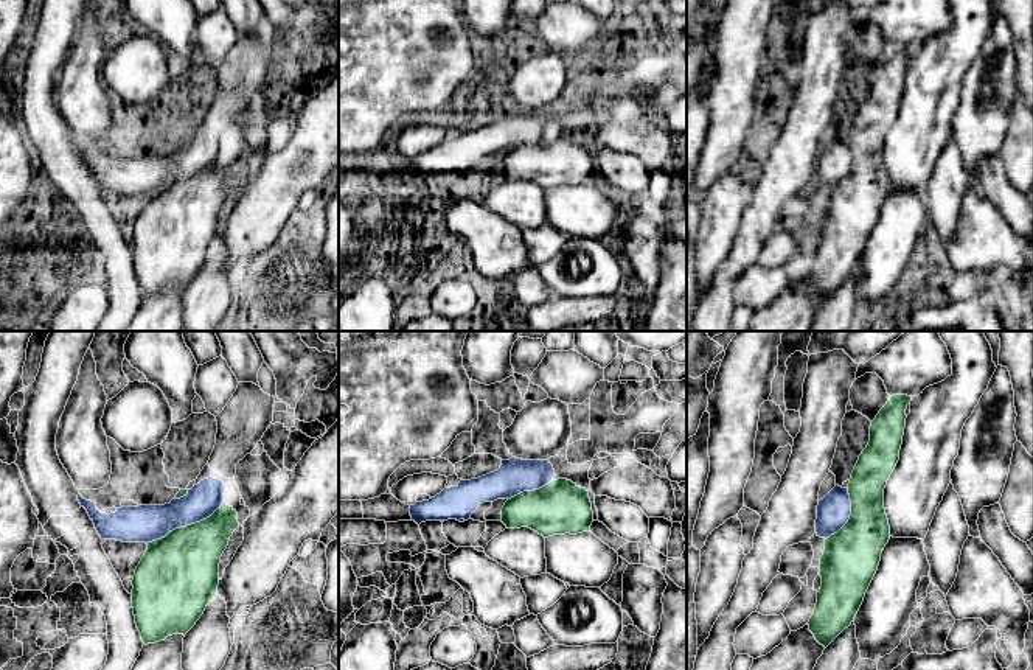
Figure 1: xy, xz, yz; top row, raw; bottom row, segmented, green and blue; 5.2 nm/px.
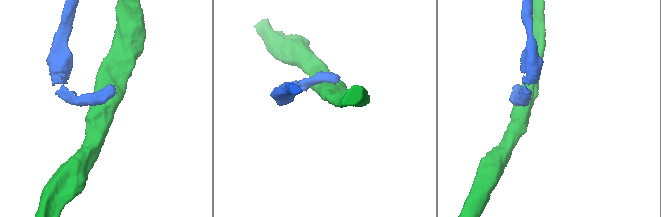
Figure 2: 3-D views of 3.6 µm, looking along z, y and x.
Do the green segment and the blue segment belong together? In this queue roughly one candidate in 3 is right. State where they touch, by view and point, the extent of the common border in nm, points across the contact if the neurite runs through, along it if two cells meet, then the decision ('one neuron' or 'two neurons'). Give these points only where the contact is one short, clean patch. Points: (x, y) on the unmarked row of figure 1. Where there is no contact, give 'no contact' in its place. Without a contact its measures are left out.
meets green in xy at (187, 177); contact 460 nm long; border along xy (224, 153), (208, 168), (176, 179), (163, 188), (146, 195); two neurons

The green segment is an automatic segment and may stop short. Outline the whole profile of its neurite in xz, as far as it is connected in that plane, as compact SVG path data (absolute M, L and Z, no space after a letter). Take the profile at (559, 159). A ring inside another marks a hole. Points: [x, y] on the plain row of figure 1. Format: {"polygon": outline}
{"polygon": "M558 131L534 143L508 151L502 160L506 180L528 179L544 190L589 183L593 174L589 143Z"}

